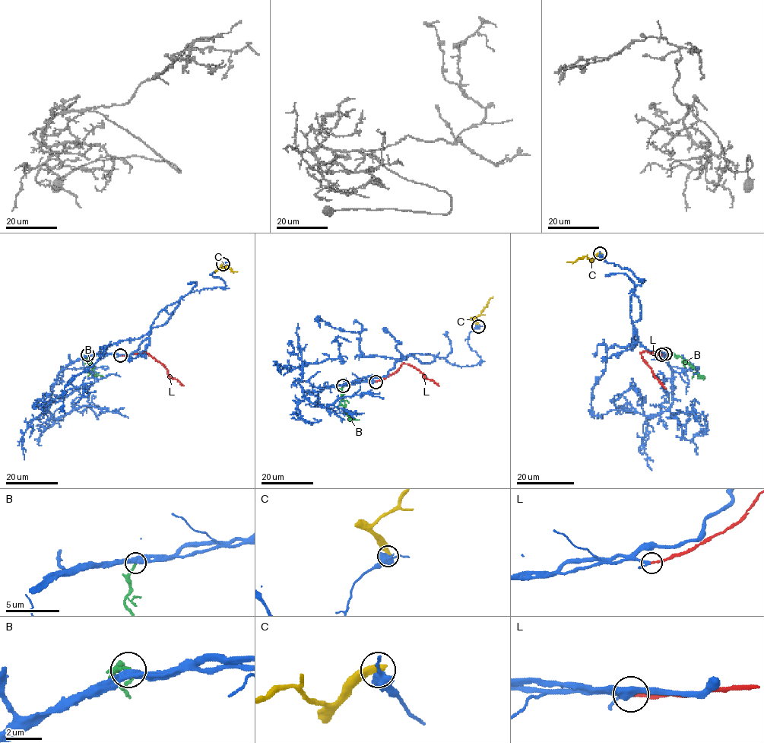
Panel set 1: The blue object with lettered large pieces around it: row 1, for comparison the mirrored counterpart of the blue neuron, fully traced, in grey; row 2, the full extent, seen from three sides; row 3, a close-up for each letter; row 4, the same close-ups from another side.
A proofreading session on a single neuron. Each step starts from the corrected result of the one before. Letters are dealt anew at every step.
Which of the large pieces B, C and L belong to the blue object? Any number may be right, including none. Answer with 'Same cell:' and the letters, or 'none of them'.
Same cell: L

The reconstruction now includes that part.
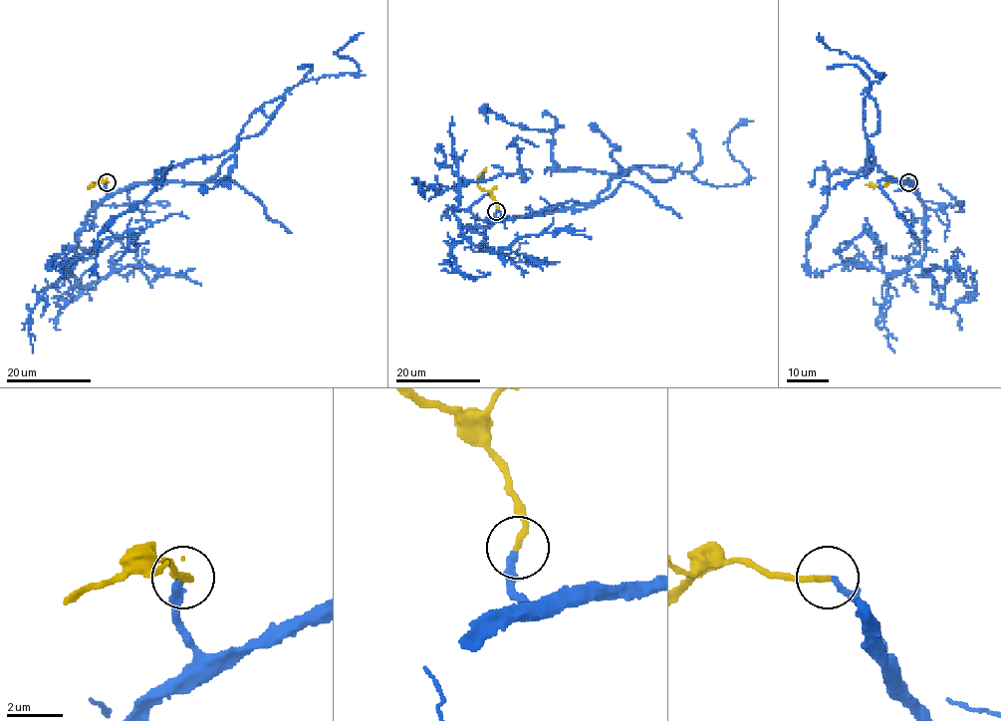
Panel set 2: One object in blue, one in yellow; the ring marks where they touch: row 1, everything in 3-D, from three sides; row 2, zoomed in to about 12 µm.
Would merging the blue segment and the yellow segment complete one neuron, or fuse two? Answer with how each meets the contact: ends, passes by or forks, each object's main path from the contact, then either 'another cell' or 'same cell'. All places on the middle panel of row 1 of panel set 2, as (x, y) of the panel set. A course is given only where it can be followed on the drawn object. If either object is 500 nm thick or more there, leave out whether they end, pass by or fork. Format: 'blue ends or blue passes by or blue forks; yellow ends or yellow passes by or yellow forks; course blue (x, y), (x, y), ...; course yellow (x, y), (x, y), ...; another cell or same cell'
blue ends; yellow ends; course blue (497, 212), (507, 219), (590, 204), (632, 165), (741, 184), (748, 172), (727, 144), (752, 121); course yellow (497, 211), (498, 204), (478, 185), (478, 177), (486, 166); same cell

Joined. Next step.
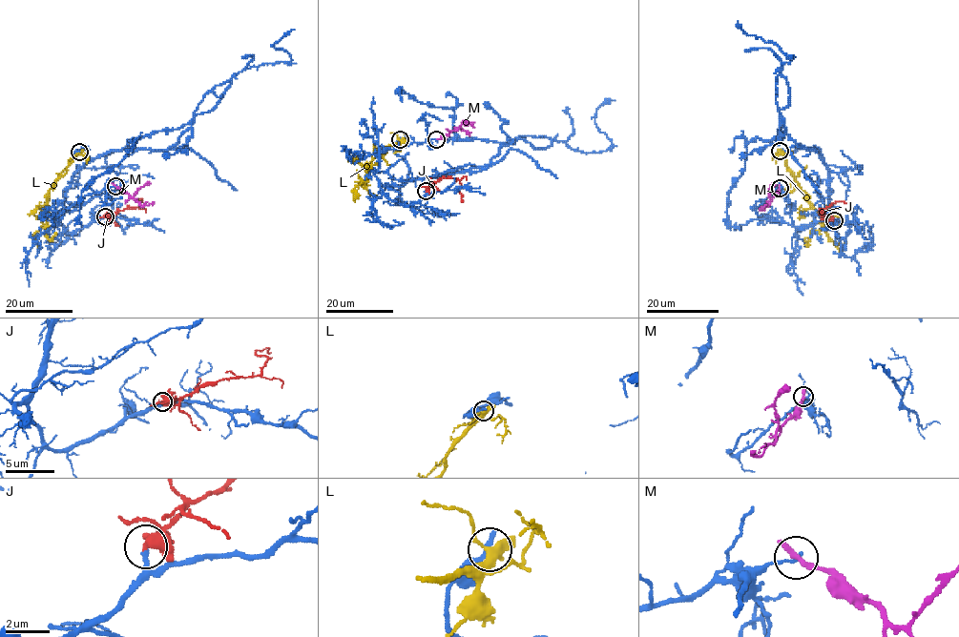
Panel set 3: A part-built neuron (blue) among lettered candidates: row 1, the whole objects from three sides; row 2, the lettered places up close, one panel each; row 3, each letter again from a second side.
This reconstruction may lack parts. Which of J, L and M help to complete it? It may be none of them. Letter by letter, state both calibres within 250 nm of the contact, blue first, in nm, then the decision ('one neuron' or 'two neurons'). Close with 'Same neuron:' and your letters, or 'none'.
J: calibres 200 and 360 nm; one neuron
L: calibres 320 and 300 nm; two neurons
M: calibres 150 and 320 nm; two neurons
Same neuron: J

